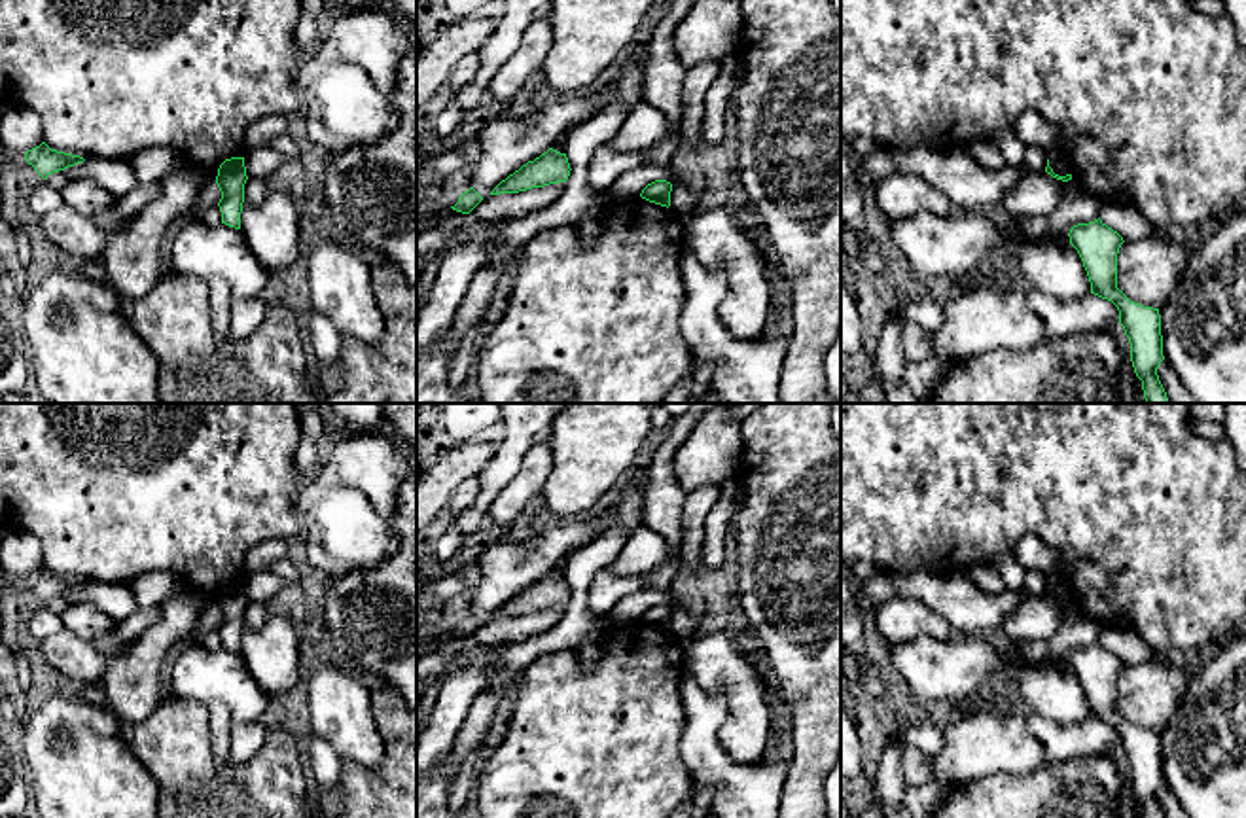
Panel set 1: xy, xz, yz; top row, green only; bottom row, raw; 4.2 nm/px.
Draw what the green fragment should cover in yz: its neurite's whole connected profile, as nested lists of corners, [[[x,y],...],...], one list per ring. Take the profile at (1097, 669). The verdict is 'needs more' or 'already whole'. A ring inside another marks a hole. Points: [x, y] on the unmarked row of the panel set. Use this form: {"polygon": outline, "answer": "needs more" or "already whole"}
{"polygon": [[[1100,642],[1074,649],[1068,661],[1083,685],[1091,718],[1112,725],[1119,735],[1119,748],[1129,761],[1130,786],[1144,818],[1166,818],[1157,799],[1165,784],[1159,733],[1134,727],[1117,712],[1117,678],[1123,661]]], "answer": "already whole"}

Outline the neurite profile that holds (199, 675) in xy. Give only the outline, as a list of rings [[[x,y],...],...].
[[[186,644],[170,659],[172,695],[205,706],[222,702],[233,723],[259,721],[269,693],[256,682],[240,653]]]

